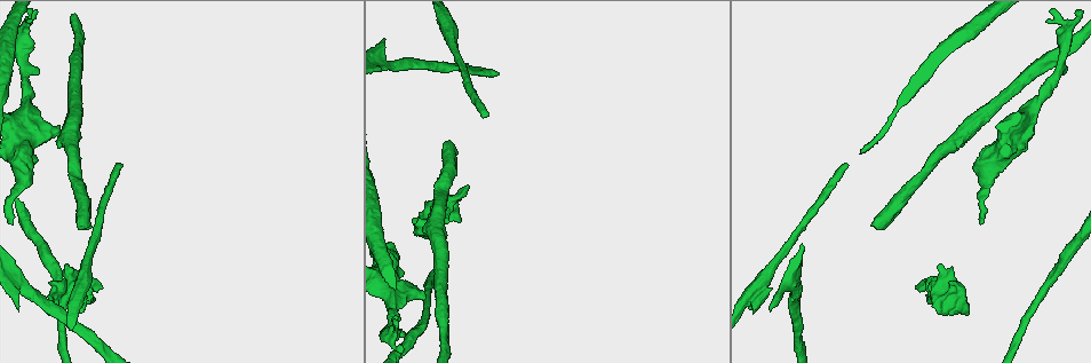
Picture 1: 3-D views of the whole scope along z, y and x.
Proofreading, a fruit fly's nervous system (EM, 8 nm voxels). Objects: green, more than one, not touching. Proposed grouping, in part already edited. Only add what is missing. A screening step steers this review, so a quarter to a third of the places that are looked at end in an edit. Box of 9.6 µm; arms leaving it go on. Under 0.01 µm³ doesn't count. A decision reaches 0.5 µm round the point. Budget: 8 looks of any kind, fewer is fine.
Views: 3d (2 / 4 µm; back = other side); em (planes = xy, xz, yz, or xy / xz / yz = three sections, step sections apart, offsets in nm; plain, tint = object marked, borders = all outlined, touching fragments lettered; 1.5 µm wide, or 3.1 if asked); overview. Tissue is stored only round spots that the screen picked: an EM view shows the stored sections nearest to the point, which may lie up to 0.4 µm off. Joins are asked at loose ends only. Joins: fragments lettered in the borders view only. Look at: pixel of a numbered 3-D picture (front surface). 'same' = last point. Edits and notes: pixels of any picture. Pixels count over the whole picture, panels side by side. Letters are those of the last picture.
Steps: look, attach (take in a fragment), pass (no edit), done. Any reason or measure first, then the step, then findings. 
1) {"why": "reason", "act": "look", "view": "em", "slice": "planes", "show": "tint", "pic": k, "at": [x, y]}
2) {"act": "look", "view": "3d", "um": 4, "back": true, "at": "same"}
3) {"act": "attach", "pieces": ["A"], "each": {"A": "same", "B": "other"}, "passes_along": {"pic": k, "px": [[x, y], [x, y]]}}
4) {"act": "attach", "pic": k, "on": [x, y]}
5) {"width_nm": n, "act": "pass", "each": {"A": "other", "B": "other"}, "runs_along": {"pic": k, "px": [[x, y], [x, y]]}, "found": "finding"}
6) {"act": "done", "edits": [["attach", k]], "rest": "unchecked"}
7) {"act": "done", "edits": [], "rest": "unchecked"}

{"why": "free end", "act": "look", "view": "em", "slice": "planes", "show": "tint", "pic": 1, "at": [425, 296]}

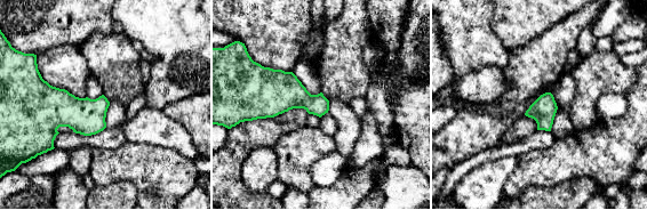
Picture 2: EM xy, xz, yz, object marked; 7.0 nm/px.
{"why": "what lies round it", "act": "look", "view": "em", "slice": "planes", "show": "borders", "at": "same"}

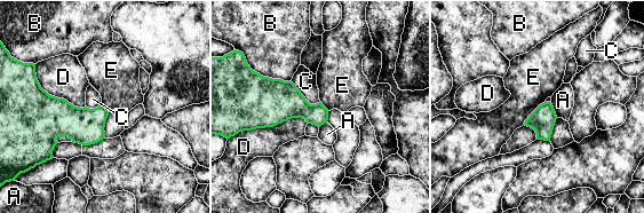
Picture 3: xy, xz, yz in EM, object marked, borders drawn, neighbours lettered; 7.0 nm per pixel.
{"longest_contact_nm": ["D", 420], "act": "pass", "each": {"A": "other", "B": "other", "C": "other", "D": "other", "E": "other"}, "found": "no lettered fragment goes on from it"}

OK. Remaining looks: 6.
{"why": "thick end", "act": "look", "view": "3d", "um": 2, "back": true, "pic": 1, "at": [448, 140]}

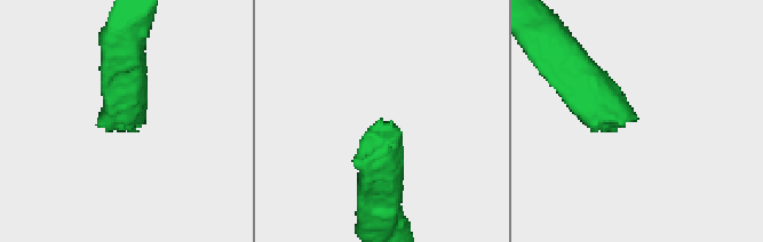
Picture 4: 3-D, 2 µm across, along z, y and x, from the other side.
{"act": "look", "view": "em", "slice": "planes", "show": "borders", "pic": 4, "at": [119, 121]}

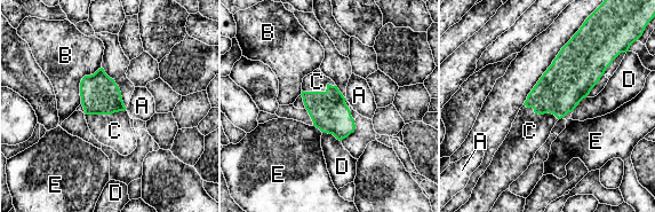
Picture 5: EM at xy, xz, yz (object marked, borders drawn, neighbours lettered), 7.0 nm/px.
{"longest_contact_nm": ["B", 300], "act": "attach", "pic": 5, "on": [114, 131], "each": {"A": "other", "B": "other", "C": "same", "D": "other", "E": "other"}, "found": "it goes on there"}

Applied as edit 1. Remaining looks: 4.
{"why": "free end", "act": "look", "view": "em", "slice": "planes", "show": "plain", "pic": 1, "at": [383, 41]}

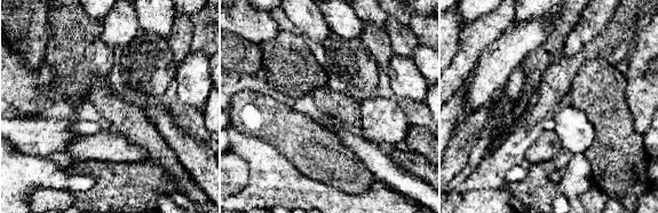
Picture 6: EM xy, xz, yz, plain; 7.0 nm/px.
{"why": "see the neighbours", "act": "look", "view": "em", "slice": "planes", "show": "borders", "at": "same"}

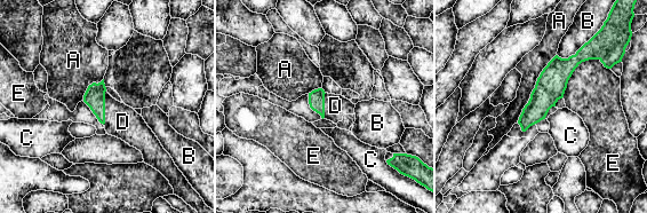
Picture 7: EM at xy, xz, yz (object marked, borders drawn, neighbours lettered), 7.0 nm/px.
{"act": "attach", "pic": 7, "on": [122, 121], "each": {"A": "other", "B": "other", "C": "other", "D": "same", "E": "other"}, "found": "it goes on there"}

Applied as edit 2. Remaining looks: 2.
{"act": "done", "edits": [["attach", 5], ["attach", 7]], "rest": "unchecked"}

